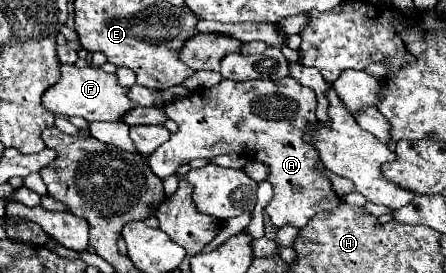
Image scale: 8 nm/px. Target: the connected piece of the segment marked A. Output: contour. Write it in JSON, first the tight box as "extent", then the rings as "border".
{"extent":[149,78,337,228],"border":[[[283,78],[283,80],[247,80],[247,82],[233,82],[233,80],[221,80],[219,86],[205,88],[201,92],[191,92],[187,98],[177,100],[173,104],[167,104],[163,110],[165,114],[179,124],[179,132],[173,134],[161,148],[157,148],[149,156],[149,166],[151,170],[163,180],[171,174],[181,164],[191,162],[193,158],[205,158],[213,160],[215,156],[221,154],[247,154],[255,156],[255,160],[271,166],[271,178],[267,178],[273,184],[273,200],[265,208],[271,222],[277,228],[283,226],[295,226],[303,228],[309,218],[313,218],[321,210],[333,210],[337,206],[337,198],[333,196],[331,182],[317,172],[313,166],[319,160],[317,150],[313,148],[311,142],[305,140],[305,130],[307,126],[317,126],[317,116],[315,116],[315,106],[317,98],[311,88],[305,88],[297,84],[293,78]]]}

